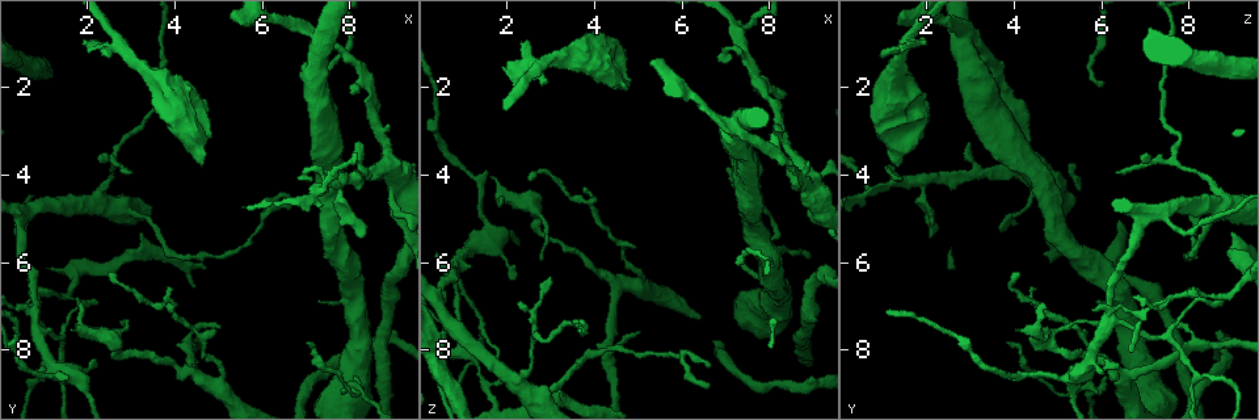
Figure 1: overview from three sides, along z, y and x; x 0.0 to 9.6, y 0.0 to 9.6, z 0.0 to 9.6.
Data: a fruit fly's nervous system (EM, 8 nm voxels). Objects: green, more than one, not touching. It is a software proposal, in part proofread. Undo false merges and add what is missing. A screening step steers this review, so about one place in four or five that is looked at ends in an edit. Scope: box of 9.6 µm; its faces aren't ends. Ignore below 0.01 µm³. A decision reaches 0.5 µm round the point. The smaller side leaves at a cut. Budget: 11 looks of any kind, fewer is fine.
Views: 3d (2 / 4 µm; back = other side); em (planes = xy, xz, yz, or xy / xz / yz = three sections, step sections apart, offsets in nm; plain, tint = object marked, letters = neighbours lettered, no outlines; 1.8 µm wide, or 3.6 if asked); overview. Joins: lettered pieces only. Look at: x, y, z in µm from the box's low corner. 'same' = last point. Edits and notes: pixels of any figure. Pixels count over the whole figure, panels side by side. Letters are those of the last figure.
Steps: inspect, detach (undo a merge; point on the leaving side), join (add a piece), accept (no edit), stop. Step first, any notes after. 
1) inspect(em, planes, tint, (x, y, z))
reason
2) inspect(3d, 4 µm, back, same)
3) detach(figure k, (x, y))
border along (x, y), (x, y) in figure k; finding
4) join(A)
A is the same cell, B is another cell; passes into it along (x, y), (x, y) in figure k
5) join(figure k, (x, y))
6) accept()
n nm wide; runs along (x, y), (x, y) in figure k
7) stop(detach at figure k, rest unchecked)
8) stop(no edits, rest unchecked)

inspect(3d, 4 µm, (2.50, 4.15, 8.50))
calibre changes

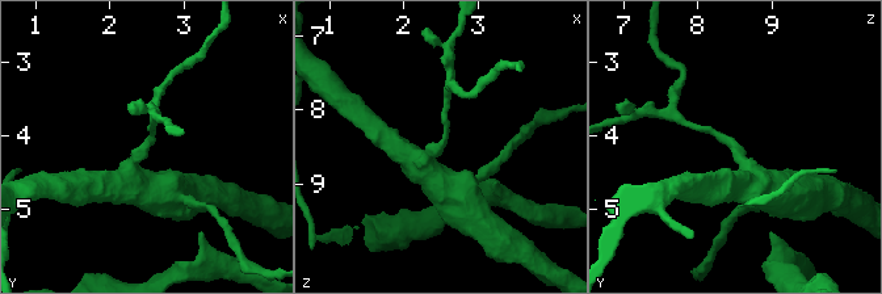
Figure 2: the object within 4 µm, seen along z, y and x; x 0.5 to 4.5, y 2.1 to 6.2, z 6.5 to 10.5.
inspect(em, xy, step 8, plain, (2.50, 4.10, 8.45))

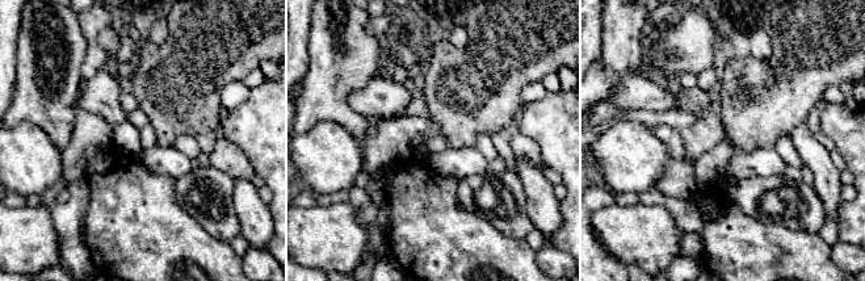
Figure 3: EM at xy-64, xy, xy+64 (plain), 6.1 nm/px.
inspect(em, xy, step 8, letters, same)
what lies round it

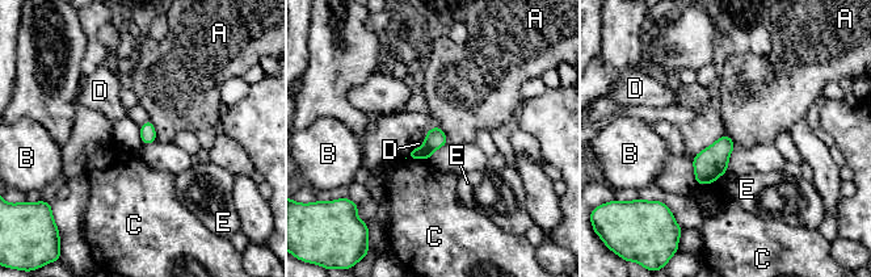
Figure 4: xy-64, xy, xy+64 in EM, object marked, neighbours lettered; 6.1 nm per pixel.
accept()
C touches over 150 nm; A, B, C, D and E are other cells; border along (139, 126), (139, 138), (144, 145) in figure 4; all the same cell

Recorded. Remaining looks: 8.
inspect(3d, 4 µm, back, (7.40, 1.10, 2.95))
four-way junction

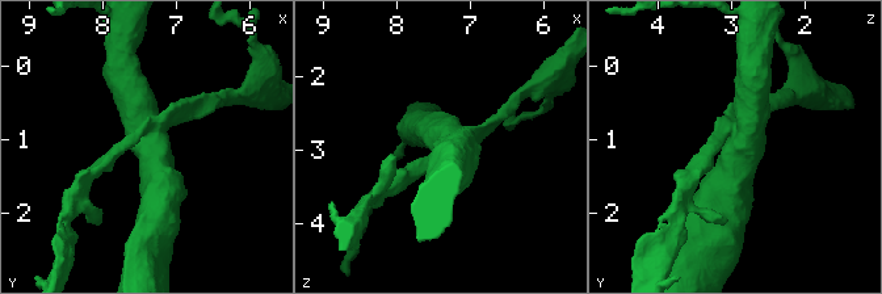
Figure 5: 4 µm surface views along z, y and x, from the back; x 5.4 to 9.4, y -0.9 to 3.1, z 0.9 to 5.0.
inspect(em, xz, step 8, tint, (7.35, 1.10, 2.90))
4 arms; now the EM

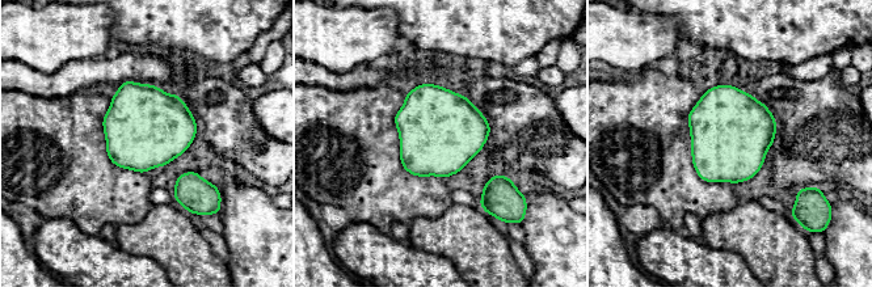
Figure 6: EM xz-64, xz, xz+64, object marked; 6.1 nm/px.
inspect(em, planes, letters, same)
cut it another way

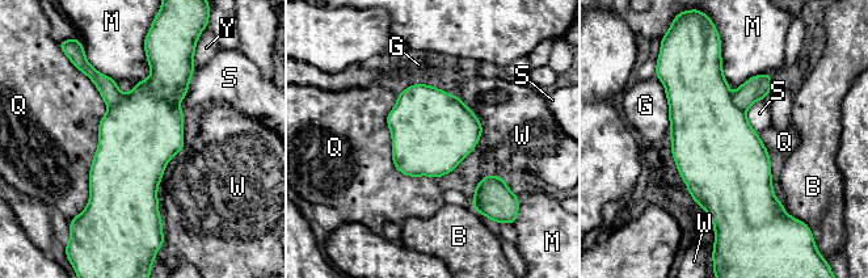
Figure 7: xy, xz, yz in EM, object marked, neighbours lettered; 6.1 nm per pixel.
detach(figure 7, (758, 87))
Q touches over 850 nm; B, G, M, Q, S, W and Y are other cells; border along (732, 95), (732, 101), (745, 112) in figure 7; two cells meet here

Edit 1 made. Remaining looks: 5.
inspect(overview)

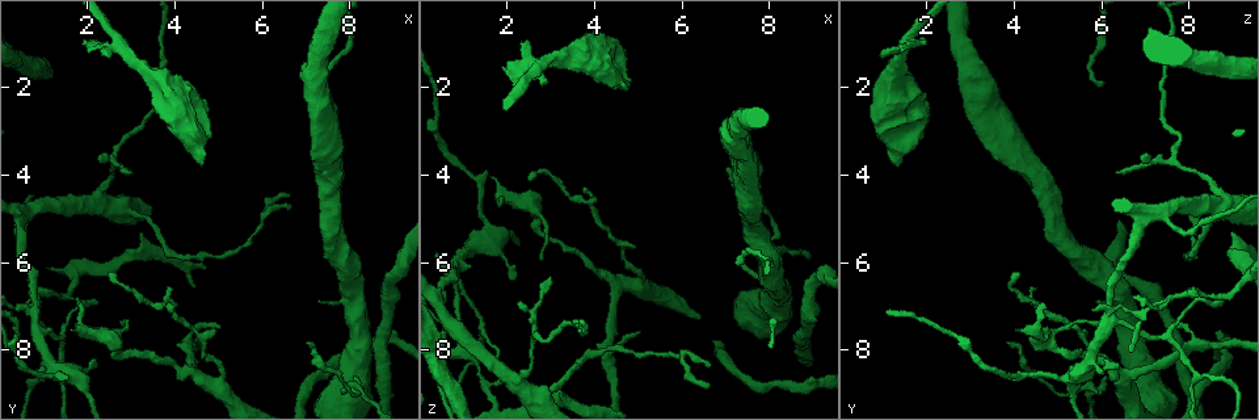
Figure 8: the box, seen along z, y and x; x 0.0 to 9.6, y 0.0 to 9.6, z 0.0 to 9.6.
inspect(em, planes, letters, (1.90, 6.90, 8.60))
calibre changes

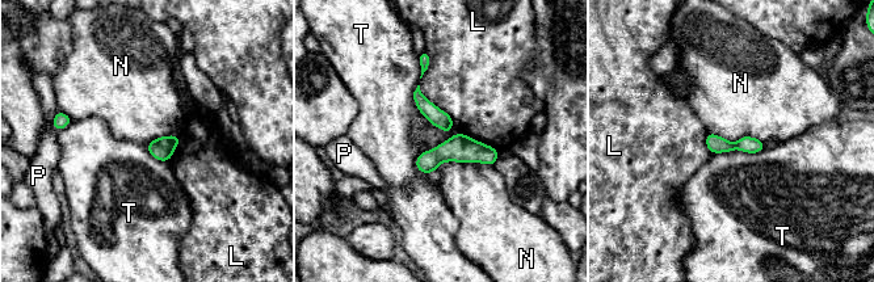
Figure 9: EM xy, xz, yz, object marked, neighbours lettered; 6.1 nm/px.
detach(figure 9, (169, 143))
110 nm wide; L, N, P and T are other cells; the part that leaves runs along (494, 155), (441, 152), (419, 164) in figure 9; a second cell is stuck on

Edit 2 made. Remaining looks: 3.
inspect(overview)
see it whole again

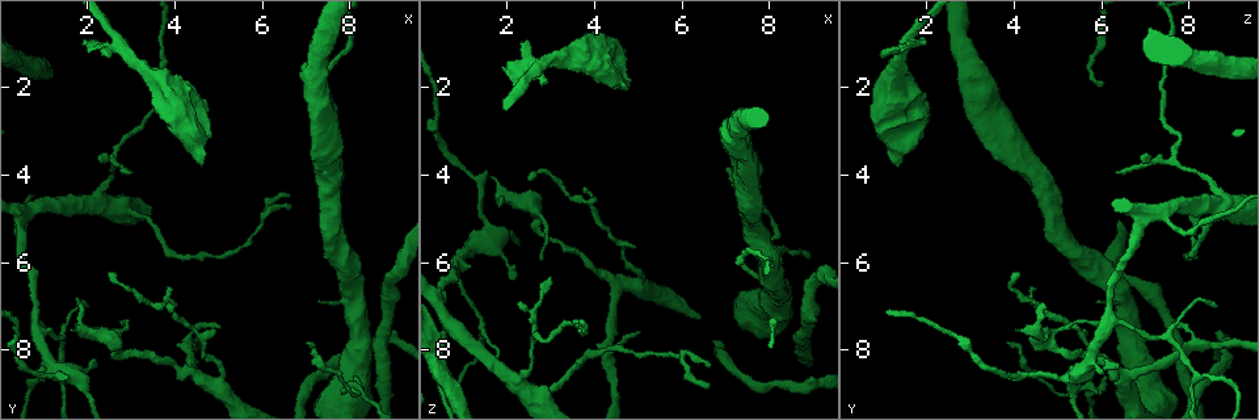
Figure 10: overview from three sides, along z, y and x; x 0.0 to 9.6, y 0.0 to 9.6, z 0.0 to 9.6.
inspect(em, 3.6 µm, planes, tint, (3.40, 1.65, 1.25))
sudden change in width

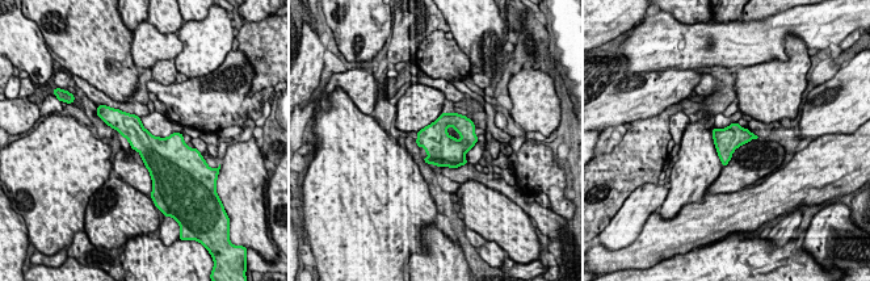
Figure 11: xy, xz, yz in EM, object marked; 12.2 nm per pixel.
inspect(em, 3.6 µm, planes, letters, same)

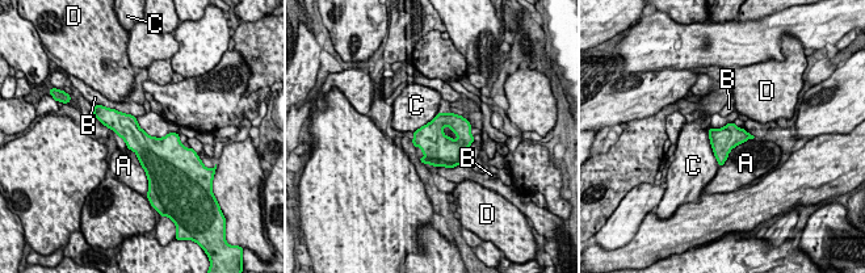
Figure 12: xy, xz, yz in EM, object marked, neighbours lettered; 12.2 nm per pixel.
detach(figure 12, (433, 162))
A, B, C and D are other cells; border along (425, 155), (448, 162), (460, 160) in figure 12; a second cell is stuck on

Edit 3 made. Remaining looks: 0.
stop(detach at figure 7, detach at figure 9, detach at figure 12, rest unchecked)

